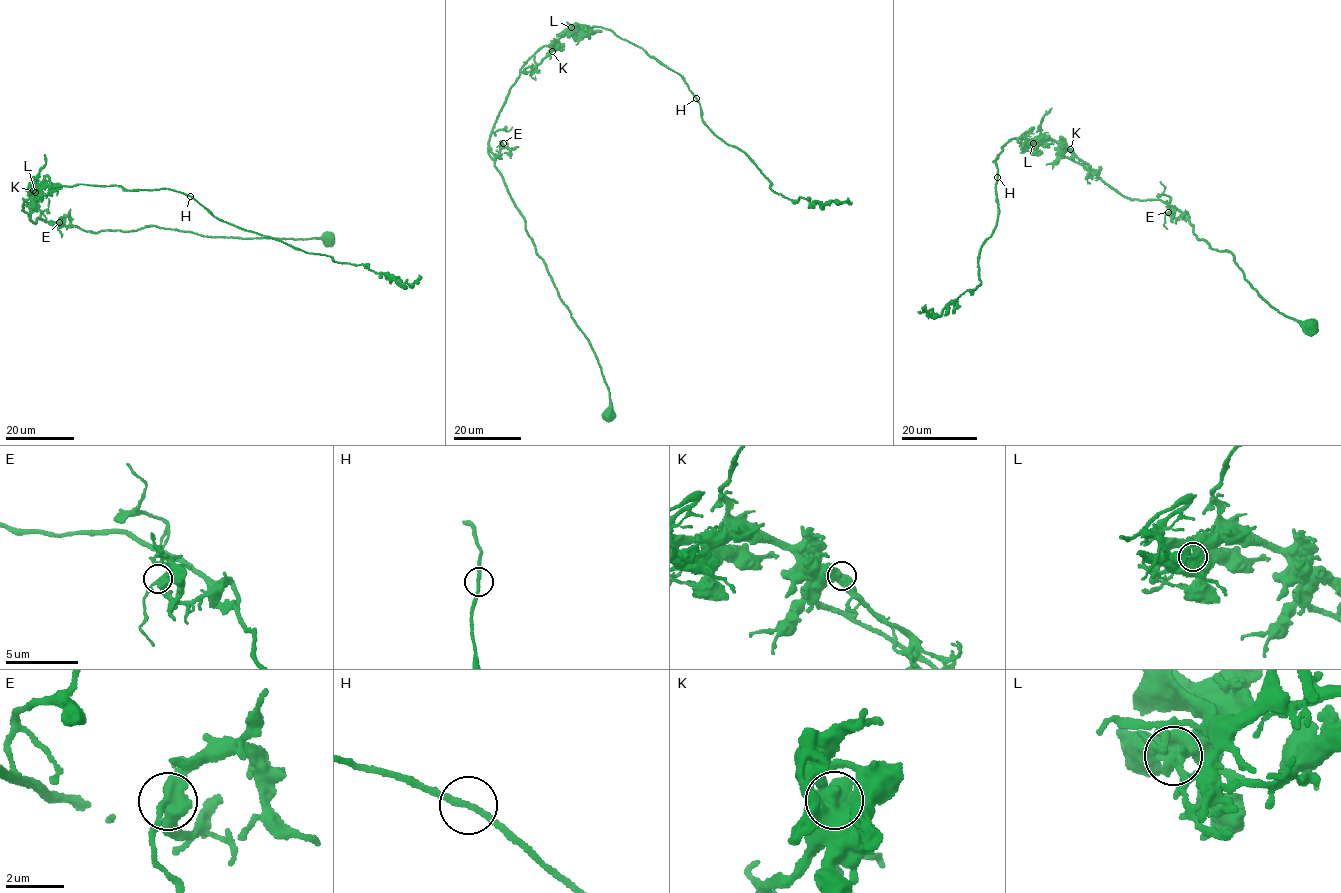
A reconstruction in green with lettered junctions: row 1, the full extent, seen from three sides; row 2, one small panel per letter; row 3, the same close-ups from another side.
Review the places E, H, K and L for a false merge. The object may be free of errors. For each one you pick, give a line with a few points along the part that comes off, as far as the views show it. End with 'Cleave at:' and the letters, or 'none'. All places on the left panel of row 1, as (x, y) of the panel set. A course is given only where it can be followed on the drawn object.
Cleave at: none

